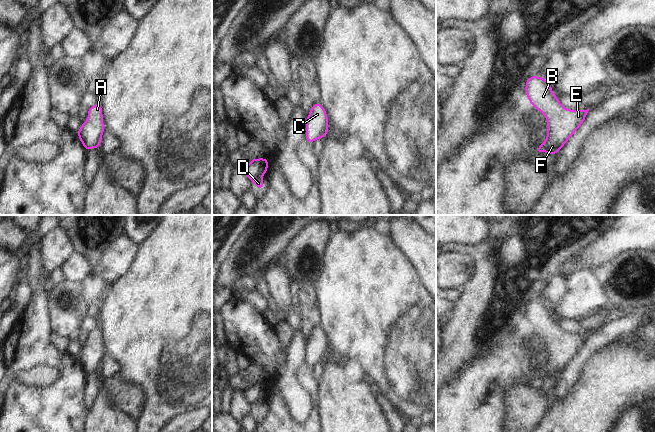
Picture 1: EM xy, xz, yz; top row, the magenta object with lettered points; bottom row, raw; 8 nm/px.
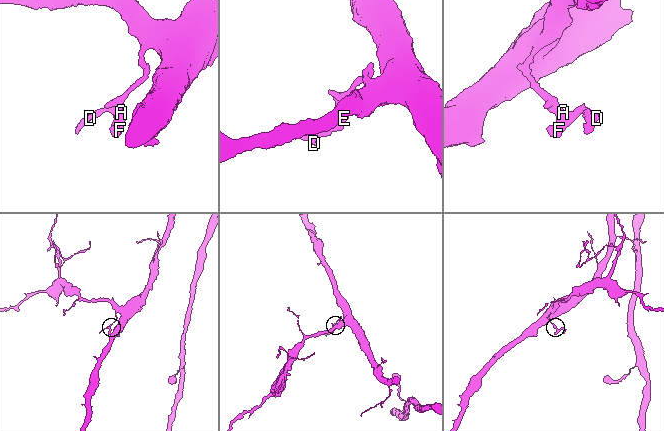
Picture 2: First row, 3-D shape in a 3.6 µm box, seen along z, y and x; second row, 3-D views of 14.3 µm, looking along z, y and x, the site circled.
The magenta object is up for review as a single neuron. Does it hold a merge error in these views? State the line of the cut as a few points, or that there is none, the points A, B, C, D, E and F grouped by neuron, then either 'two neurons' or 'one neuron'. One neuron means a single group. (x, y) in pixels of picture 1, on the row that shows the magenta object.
cut none; groups A B C D E F; one neuron

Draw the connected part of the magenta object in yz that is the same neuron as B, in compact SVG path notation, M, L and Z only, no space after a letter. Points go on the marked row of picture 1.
M539 76L527 79L525 91L535 109L547 118L547 139L536 149L536 153L549 152L556 155L566 141L581 126L589 111L568 110L563 107L553 94L551 83Z

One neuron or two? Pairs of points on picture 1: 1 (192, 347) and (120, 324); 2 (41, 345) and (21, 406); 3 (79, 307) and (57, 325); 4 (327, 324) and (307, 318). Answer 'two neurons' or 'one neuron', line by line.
1: one neuron
2: one neuron
3: one neuron
4: two neurons

